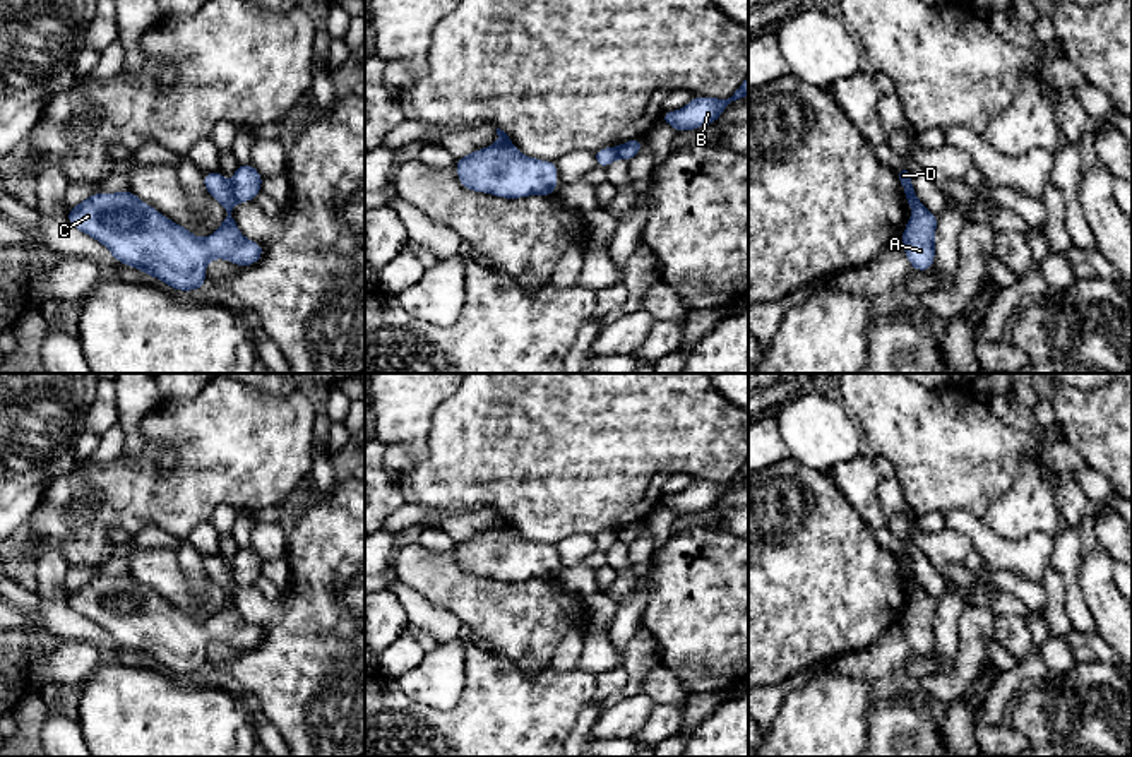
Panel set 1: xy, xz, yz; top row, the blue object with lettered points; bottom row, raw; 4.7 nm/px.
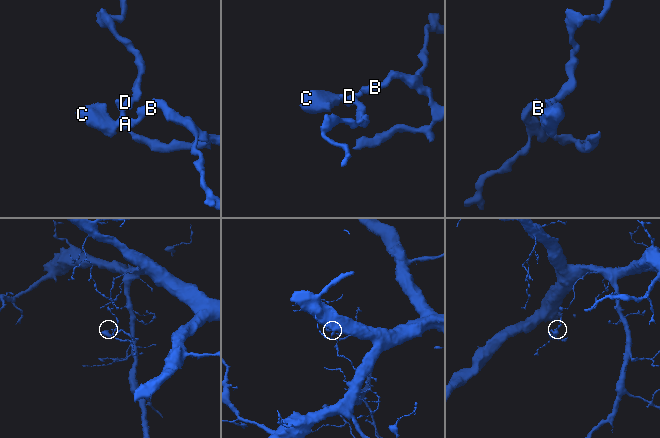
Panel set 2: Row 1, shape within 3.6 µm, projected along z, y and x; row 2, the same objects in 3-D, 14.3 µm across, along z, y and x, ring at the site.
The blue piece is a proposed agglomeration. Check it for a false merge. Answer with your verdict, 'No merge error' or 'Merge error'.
Merge error

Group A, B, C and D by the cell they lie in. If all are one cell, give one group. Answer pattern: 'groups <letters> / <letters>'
groups A B C / D

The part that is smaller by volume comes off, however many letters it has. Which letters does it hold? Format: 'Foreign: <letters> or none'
Foreign: A, B, C

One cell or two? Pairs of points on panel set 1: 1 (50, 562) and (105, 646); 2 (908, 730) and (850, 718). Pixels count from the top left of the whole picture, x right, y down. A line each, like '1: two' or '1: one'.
1: one
2: two

